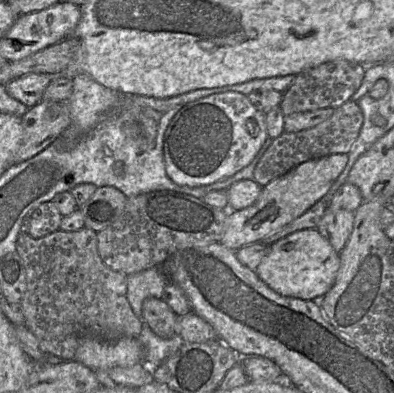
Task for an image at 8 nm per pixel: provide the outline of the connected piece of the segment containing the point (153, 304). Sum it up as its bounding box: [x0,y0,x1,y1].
[142,298,177,339]

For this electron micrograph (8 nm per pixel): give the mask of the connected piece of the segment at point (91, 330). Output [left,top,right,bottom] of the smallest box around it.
[16,227,142,360]

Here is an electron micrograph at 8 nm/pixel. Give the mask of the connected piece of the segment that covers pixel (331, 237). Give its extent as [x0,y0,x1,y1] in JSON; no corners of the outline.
[317,208,355,253]

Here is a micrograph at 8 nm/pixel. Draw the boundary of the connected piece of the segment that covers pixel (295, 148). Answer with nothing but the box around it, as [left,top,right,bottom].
[254,100,363,187]

